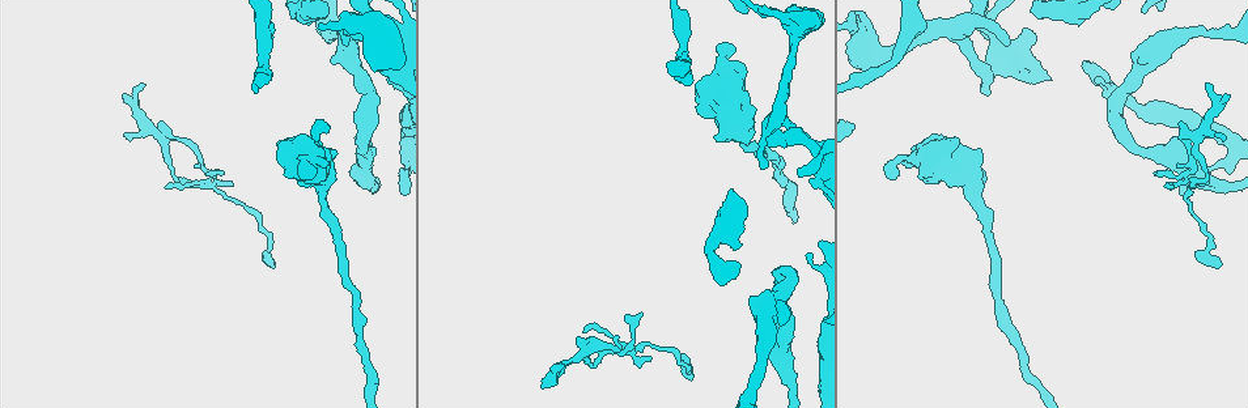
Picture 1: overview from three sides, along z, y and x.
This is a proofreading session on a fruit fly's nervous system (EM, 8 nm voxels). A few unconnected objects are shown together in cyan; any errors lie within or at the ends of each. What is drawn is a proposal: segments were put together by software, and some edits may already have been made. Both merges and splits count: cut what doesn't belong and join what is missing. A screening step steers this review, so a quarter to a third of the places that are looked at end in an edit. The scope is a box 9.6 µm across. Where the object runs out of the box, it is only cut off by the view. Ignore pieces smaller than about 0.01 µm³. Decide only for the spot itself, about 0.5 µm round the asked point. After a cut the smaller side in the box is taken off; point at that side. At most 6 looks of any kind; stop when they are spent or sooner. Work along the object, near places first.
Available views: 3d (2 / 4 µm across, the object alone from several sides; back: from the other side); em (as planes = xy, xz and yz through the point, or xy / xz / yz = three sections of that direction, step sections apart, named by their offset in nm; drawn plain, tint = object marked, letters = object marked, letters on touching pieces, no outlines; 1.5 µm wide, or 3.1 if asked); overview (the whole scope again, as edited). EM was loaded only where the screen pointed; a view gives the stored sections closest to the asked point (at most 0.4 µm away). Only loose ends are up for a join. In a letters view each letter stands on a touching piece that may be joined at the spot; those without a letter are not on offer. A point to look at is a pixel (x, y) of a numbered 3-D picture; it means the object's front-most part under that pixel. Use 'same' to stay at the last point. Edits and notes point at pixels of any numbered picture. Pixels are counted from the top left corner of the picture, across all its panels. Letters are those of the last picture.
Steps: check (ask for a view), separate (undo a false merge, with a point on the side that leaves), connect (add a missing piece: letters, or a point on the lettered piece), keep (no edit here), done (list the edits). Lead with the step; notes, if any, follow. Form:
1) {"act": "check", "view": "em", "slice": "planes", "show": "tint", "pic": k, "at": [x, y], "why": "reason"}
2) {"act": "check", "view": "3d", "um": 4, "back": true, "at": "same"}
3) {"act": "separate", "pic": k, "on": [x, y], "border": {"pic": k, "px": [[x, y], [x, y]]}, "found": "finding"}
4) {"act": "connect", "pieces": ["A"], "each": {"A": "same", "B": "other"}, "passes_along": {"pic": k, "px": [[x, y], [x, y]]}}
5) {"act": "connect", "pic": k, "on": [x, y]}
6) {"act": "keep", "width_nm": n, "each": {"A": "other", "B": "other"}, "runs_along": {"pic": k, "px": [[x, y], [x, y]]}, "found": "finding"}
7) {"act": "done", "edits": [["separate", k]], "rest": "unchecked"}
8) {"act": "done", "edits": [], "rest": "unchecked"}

{"act": "check", "view": "3d", "um": 2, "pic": 1, "at": [987, 31], "why": "abrupt turn"}

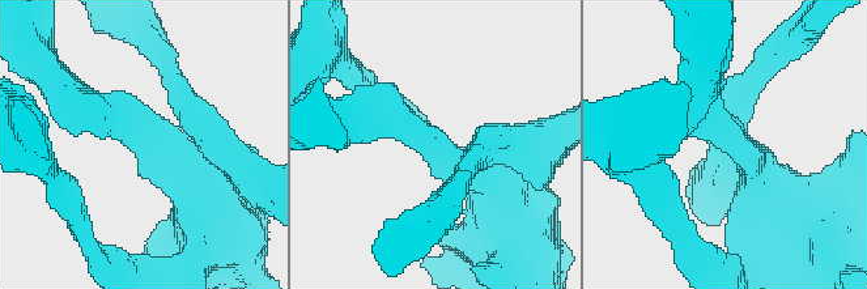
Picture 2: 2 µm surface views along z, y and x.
{"act": "check", "view": "em", "slice": "xz", "step": 8, "show": "tint", "pic": 2, "at": [444, 160], "arms": 3, "arm_widths_nm": [180, 260, 460]}

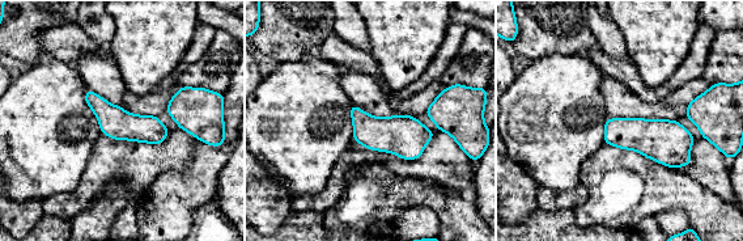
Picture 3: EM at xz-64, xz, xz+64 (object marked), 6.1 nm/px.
{"act": "check", "view": "em", "slice": "planes", "show": "letters", "at": "same"}

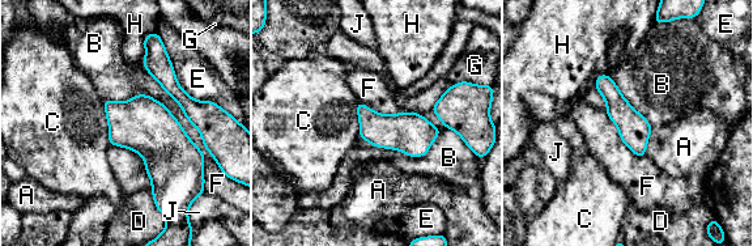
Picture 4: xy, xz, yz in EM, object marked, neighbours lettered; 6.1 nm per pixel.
{"act": "keep", "width_nm": 200, "longest_contact_nm": ["E", 500], "each": {"A": "other", "B": "other", "C": "other", "D": "other", "E": "other", "F": "other", "G": "other", "H": "other", "J": "other"}, "found": "one neuron here"}

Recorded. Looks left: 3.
{"act": "check", "view": "em", "slice": "planes", "show": "tint", "pic": 1, "at": [318, 163], "why": "thick end"}

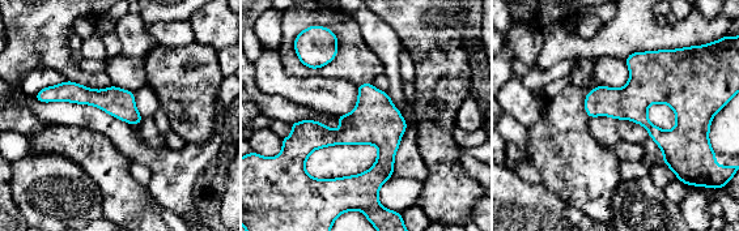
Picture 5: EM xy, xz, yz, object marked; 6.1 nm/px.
{"act": "check", "view": "em", "slice": "planes", "show": "letters", "at": "same", "why": "see the neighbours"}

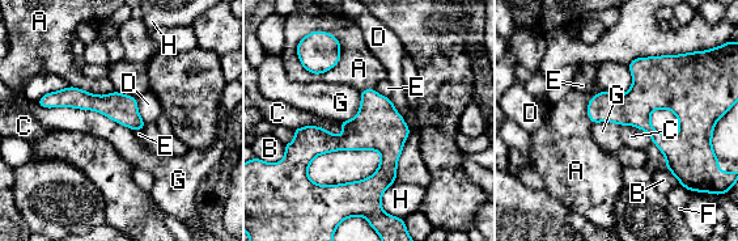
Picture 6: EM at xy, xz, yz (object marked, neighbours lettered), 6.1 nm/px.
{"act": "keep", "each": {"A": "other", "B": "other", "C": "other", "D": "other", "E": "other", "F": "other", "G": "other", "H": "other"}, "border": {"pic": 6, "px": [[35, 102], [97, 110], [131, 130]]}, "found": "none of them fits"}

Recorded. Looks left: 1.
{"act": "done", "edits": [], "rest": "unchecked"}

